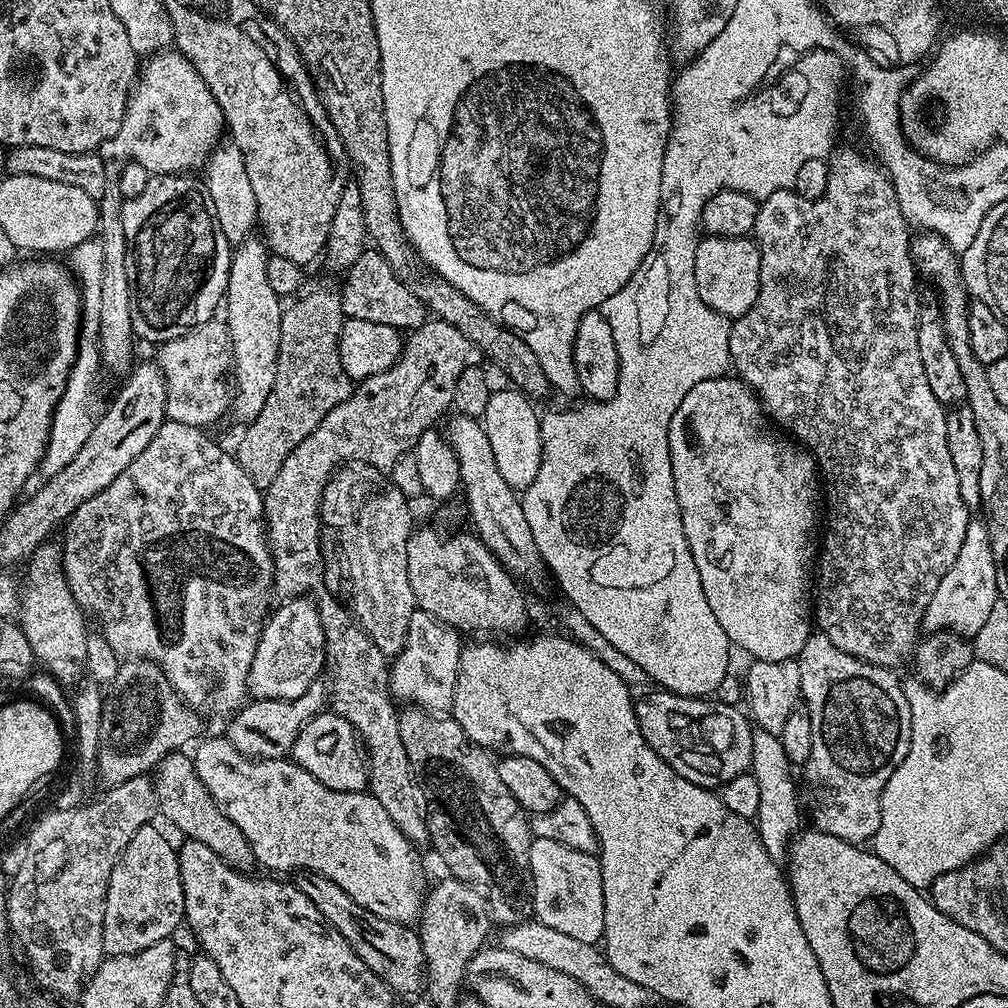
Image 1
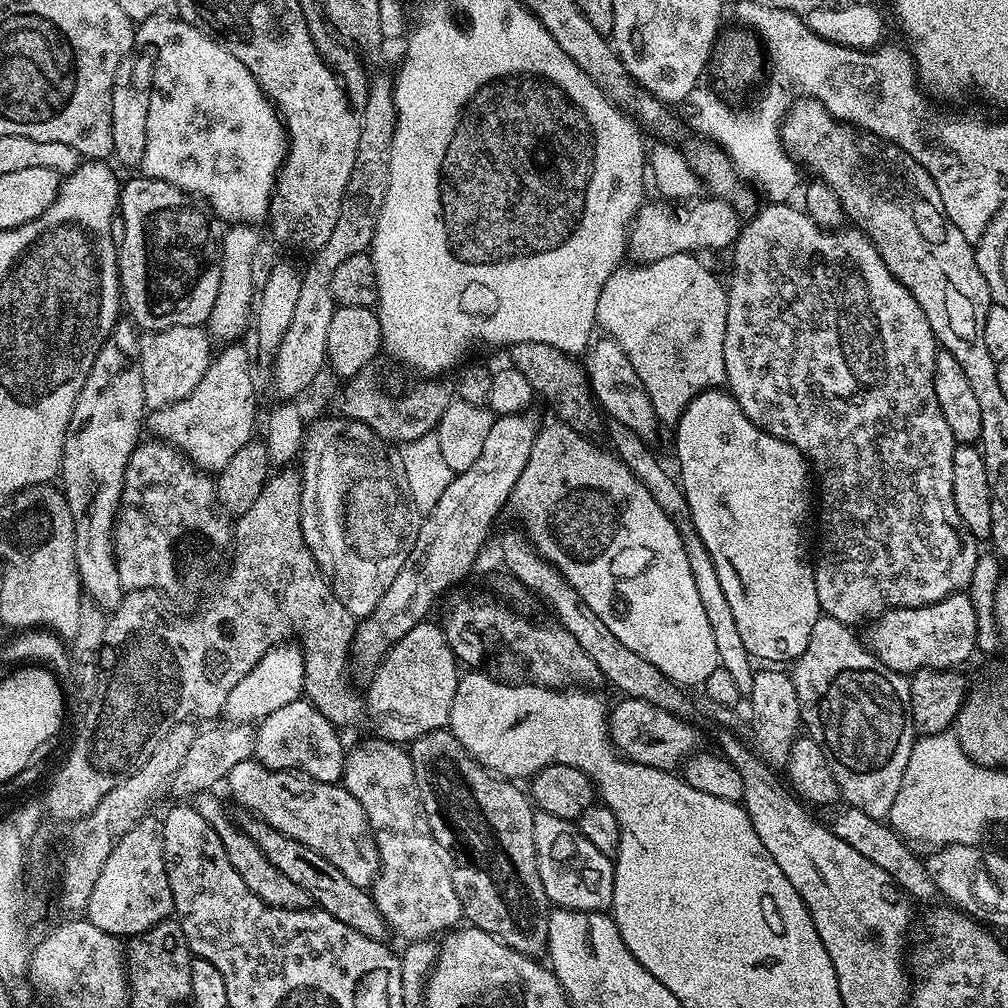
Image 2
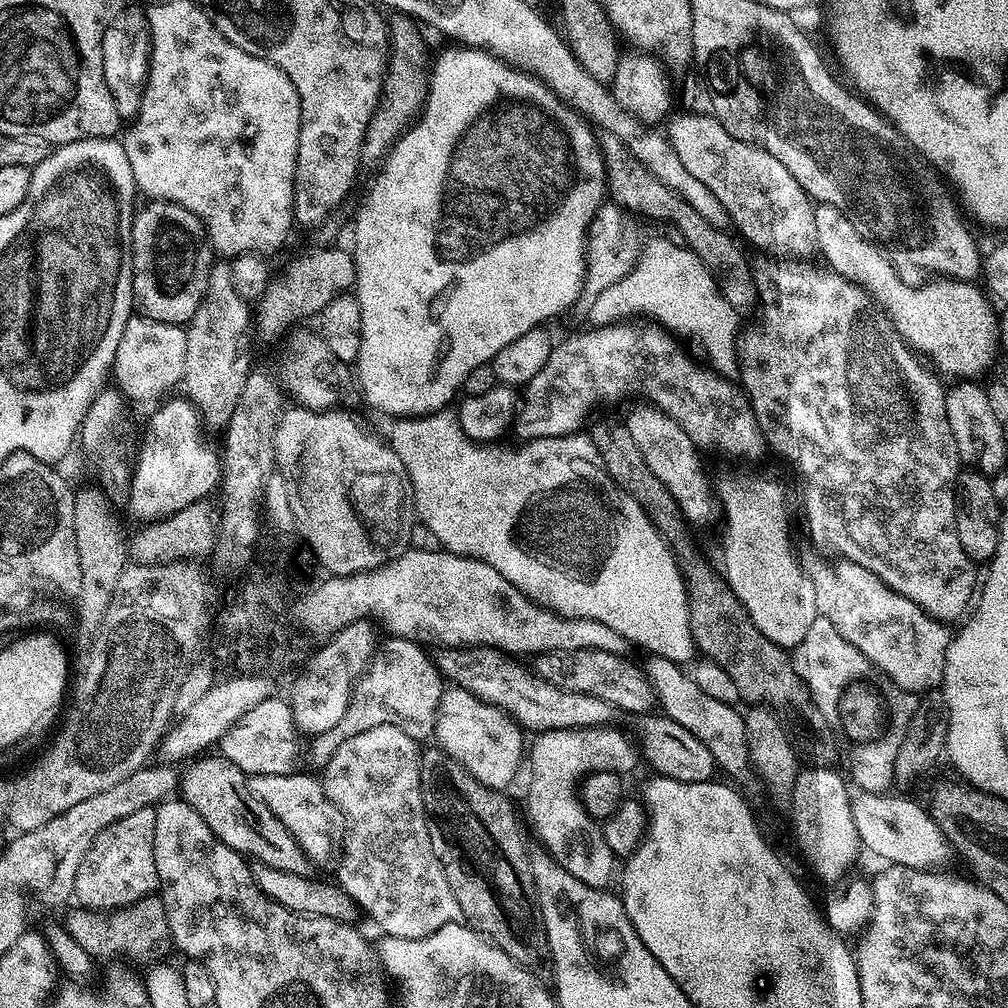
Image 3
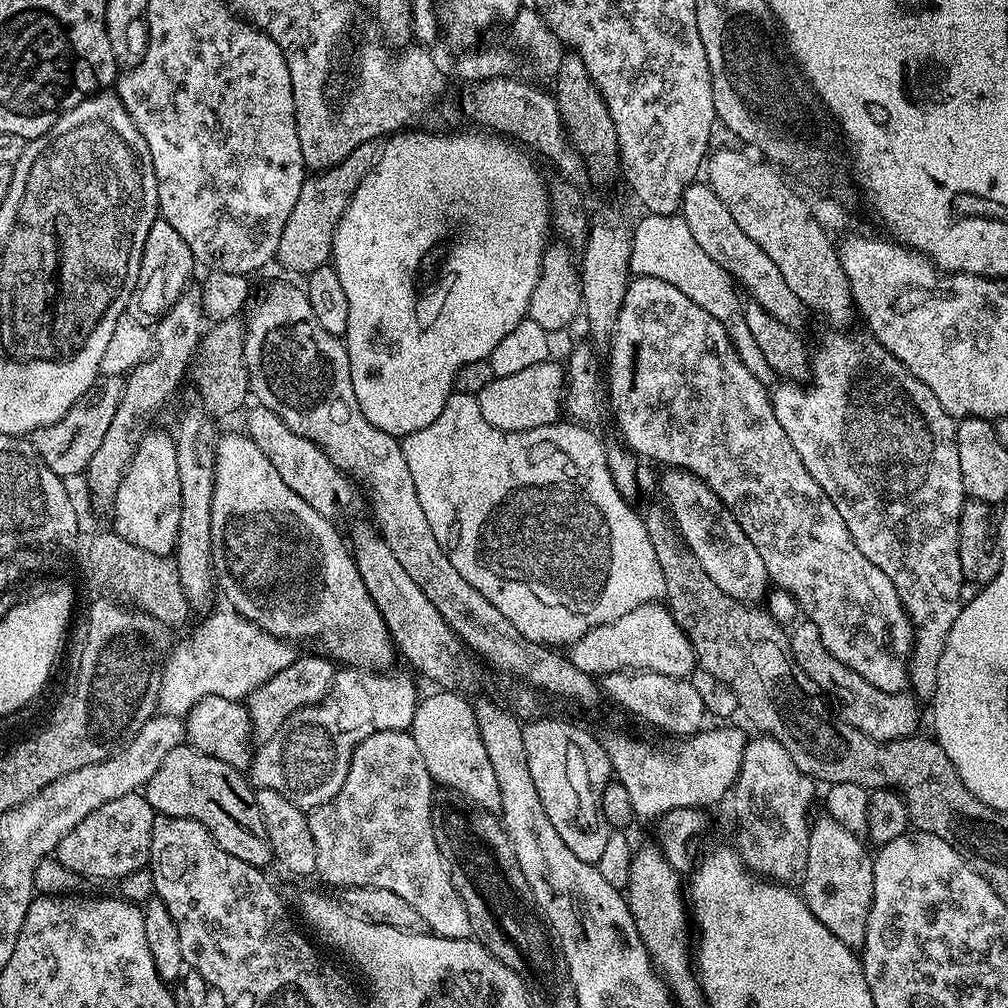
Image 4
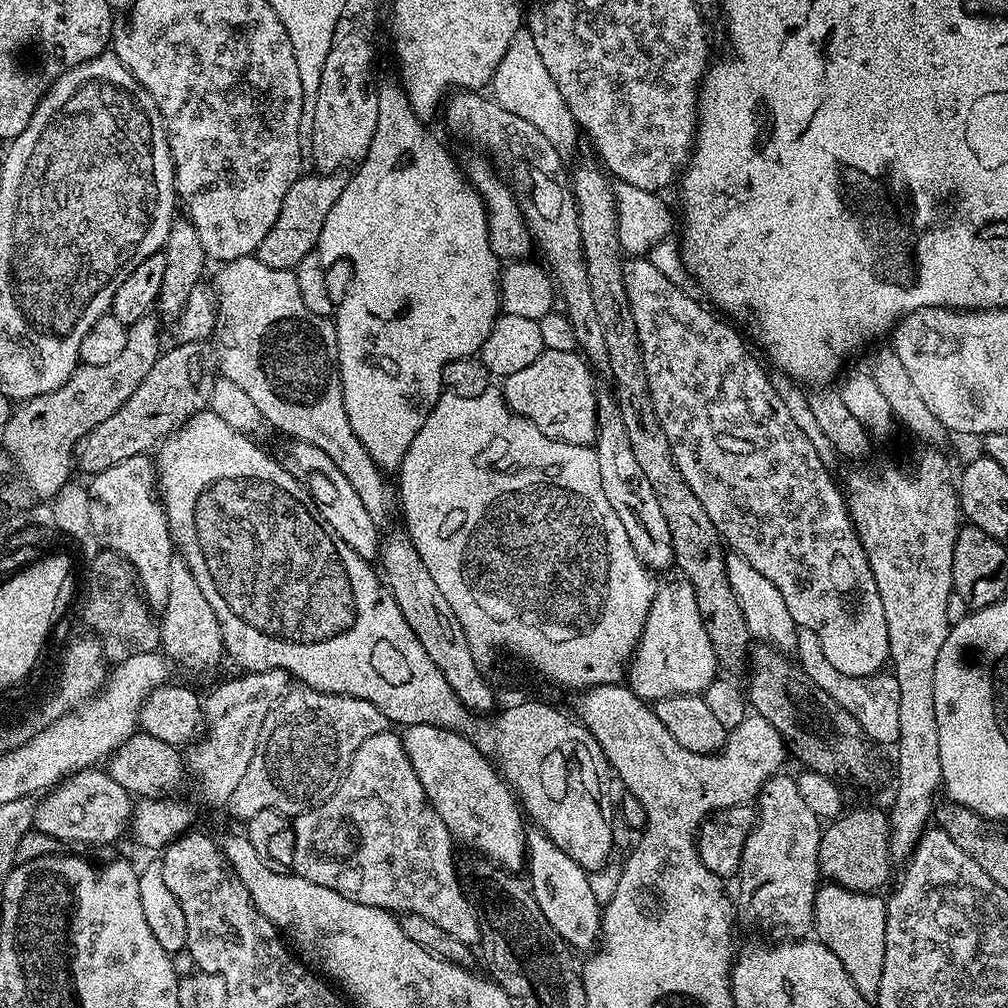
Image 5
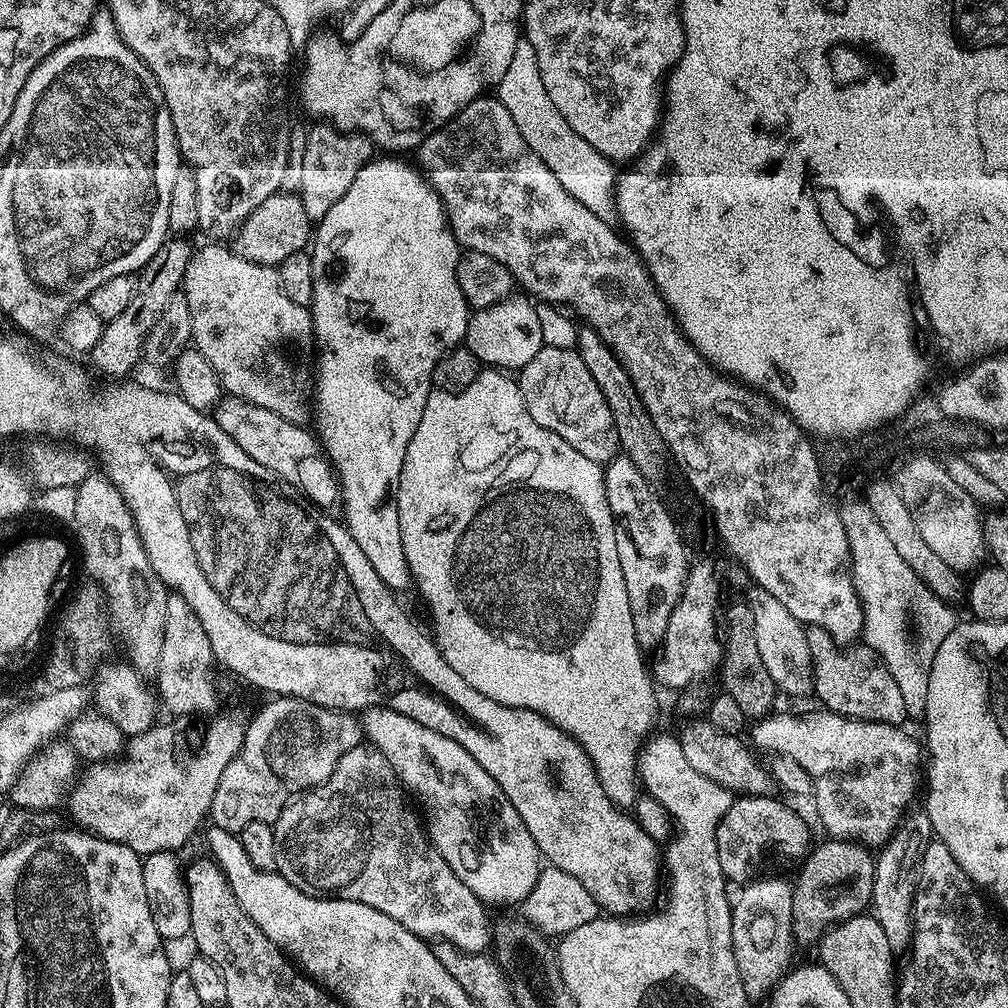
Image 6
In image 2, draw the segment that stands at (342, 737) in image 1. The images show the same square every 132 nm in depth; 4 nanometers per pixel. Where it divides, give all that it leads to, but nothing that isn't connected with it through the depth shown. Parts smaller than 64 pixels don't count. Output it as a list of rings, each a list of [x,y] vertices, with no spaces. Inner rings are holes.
[[[301,698],[282,706],[282,710],[274,710],[274,714],[270,714],[255,725],[254,731],[256,733],[254,756],[262,766],[279,772],[299,770],[304,775],[327,784],[341,783],[346,744],[340,741],[341,733],[336,725],[327,720],[313,706],[311,700]]]

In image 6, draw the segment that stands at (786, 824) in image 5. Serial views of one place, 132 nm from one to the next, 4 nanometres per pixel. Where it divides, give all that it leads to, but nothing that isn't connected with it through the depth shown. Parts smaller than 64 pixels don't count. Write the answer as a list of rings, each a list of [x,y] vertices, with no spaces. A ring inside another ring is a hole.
[[[753,879],[739,889],[740,897],[735,897],[732,905],[732,945],[734,962],[738,962],[738,974],[746,990],[749,1001],[767,1001],[775,993],[776,985],[784,979],[792,960],[792,884],[784,880]]]

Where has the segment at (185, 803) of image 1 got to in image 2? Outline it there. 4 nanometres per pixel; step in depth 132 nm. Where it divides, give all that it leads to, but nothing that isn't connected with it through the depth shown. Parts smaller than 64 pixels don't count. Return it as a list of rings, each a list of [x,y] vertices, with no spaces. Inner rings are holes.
[[[211,791],[197,793],[194,797],[194,806],[198,810],[198,814],[202,814],[202,818],[206,818],[206,822],[210,822],[210,826],[214,826],[218,838],[222,838],[226,858],[230,858],[230,866],[234,866],[234,870],[238,870],[238,878],[242,878],[242,882],[246,882],[246,886],[250,886],[250,890],[254,894],[258,894],[258,898],[262,898],[262,902],[266,902],[270,906],[290,910],[309,907],[310,898],[306,894],[306,890],[302,890],[302,886],[298,886],[298,882],[286,878],[286,874],[282,874],[282,870],[278,870],[278,866],[274,866],[274,862],[270,862],[270,858],[266,858],[266,854],[262,854],[262,850],[256,845],[254,838],[247,836],[240,828],[239,823],[228,817],[228,812],[220,805],[219,798],[212,795],[216,794]]]

